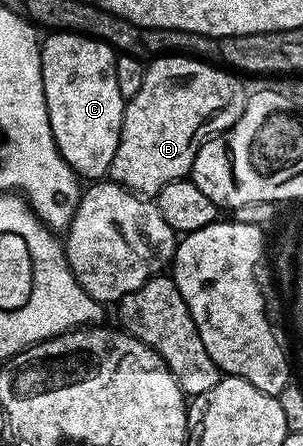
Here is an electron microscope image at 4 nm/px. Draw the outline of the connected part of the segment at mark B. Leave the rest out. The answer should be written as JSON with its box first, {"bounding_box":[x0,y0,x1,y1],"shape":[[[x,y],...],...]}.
{"bounding_box":[108,54,249,198],"shape":[[[160,54],[153,60],[156,61],[146,67],[146,78],[142,78],[138,94],[134,94],[134,98],[125,103],[118,150],[114,150],[114,162],[110,162],[108,167],[112,183],[120,184],[129,192],[145,198],[154,198],[162,186],[185,179],[192,171],[200,147],[210,137],[232,128],[234,122],[242,118],[242,110],[249,97],[249,93],[244,92],[244,84],[238,78],[240,76],[223,67],[215,68],[215,63],[188,54]]]}

